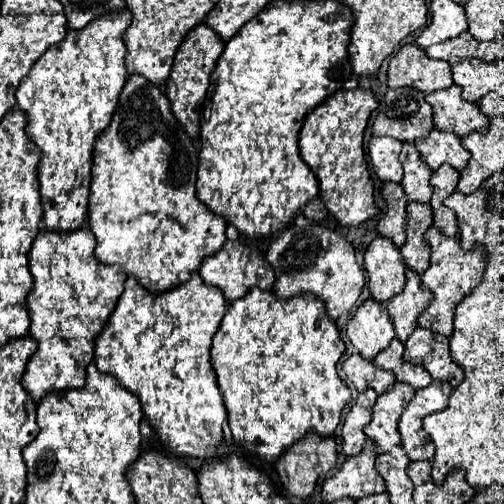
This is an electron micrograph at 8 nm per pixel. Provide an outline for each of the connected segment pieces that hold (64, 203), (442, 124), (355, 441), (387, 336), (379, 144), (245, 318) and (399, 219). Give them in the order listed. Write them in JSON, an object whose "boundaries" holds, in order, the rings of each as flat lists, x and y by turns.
{"boundaries":[[[131,12,105,14,81,30,67,30,59,44,33,64,17,88,17,104,27,114,27,136,41,148,39,182,43,220,49,230,69,232,87,218,91,186,91,148,95,136,107,128,127,80,123,32,131,24]],[[455,84,451,88,427,94,425,100,433,108,435,130,453,132,459,138,467,136,469,132,487,132,487,116,479,112,479,106,467,104,459,96,459,88,455,88]],[[375,392,359,394,355,400,355,406,351,406,351,410,343,422,341,438,343,438,343,452,347,458,359,454,363,444,367,442,367,436,363,430,371,422,371,410,375,406,375,400,377,400]],[[371,298,357,308,353,318,347,322,345,332,355,350,365,360,373,360,395,338,385,304,377,304]],[[387,136,383,138,371,138,369,142,369,158,373,172,381,182,401,182,403,168,399,162,401,152,399,140,391,140]],[[251,288,243,300,229,304,225,318,213,336,211,364,223,392,233,440,243,450,263,460,275,460,309,430,315,430,319,436,331,436,341,422,343,406,351,398,351,390,337,374,337,362,343,352,345,344,335,322,327,316,323,300,313,294,281,300,273,290]],[[383,184,383,200,387,202,387,214,377,222,377,232,383,238,389,238,397,248,405,242,405,208,407,198,403,196,401,184]]]}

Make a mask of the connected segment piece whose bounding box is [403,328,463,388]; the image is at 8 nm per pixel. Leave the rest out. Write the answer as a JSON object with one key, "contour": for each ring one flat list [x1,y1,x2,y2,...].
{"contour":[[415,328,405,344,405,362,423,364,433,380,447,382,457,388,463,382,463,370,451,360,447,338,441,338,435,332]]}

